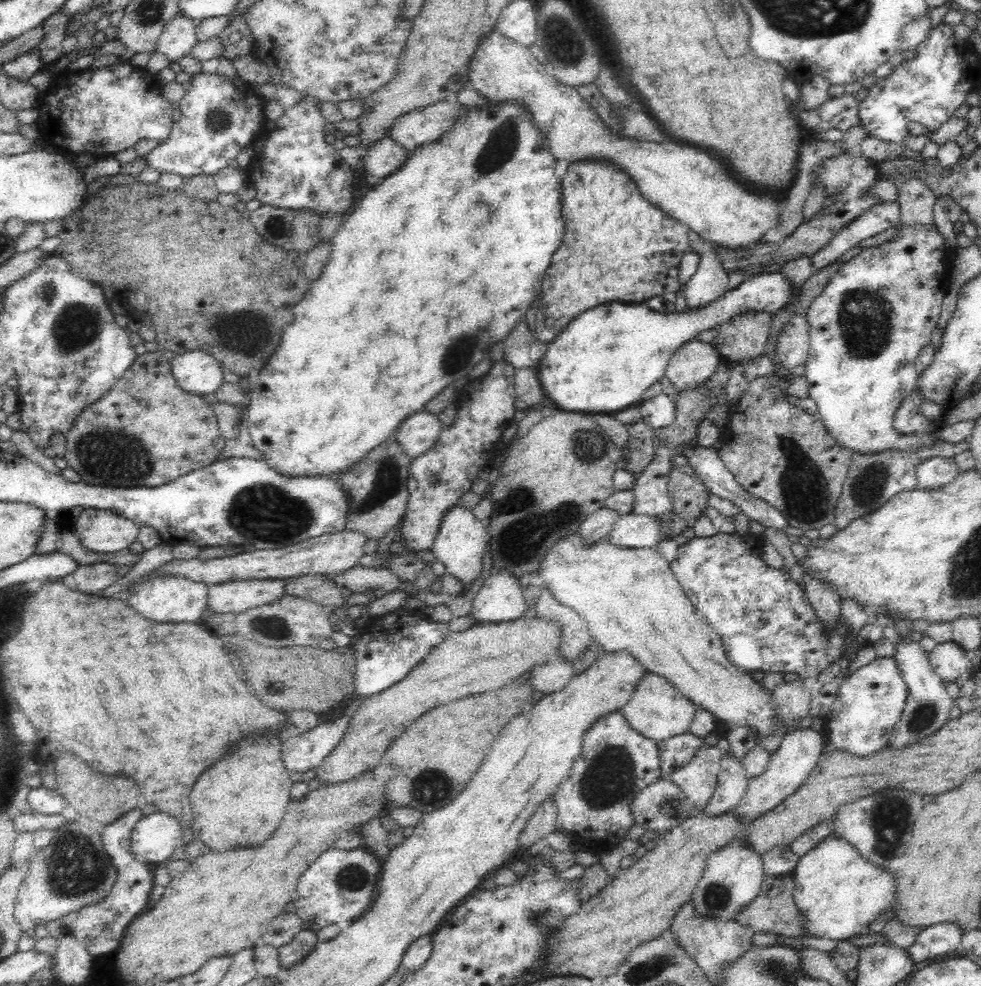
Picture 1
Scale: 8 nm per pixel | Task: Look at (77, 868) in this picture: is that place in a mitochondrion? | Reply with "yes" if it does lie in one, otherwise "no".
yes

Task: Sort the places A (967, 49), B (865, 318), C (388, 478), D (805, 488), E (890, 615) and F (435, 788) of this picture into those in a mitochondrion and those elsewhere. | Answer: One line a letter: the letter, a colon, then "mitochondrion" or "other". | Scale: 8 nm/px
A: other
B: mitochondrion
C: mitochondrion
D: mitochondrion
E: other
F: mitochondrion

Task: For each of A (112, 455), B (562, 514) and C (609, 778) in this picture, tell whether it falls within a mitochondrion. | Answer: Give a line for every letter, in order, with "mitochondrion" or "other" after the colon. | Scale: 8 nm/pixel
A: mitochondrion
B: mitochondrion
C: mitochondrion

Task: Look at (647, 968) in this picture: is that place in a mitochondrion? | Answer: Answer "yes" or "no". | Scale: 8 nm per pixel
yes

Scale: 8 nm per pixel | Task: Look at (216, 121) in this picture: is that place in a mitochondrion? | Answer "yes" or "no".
yes

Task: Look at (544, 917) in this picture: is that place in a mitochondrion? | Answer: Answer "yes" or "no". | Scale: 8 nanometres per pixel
yes

